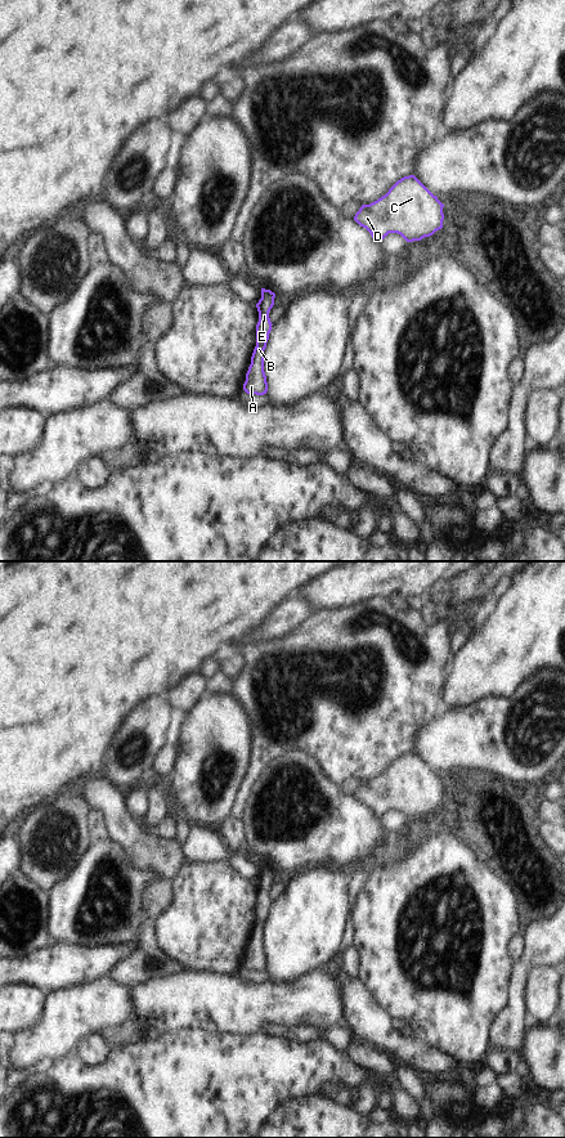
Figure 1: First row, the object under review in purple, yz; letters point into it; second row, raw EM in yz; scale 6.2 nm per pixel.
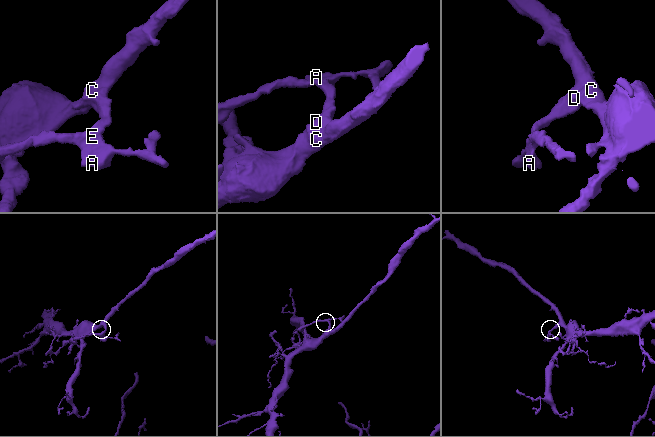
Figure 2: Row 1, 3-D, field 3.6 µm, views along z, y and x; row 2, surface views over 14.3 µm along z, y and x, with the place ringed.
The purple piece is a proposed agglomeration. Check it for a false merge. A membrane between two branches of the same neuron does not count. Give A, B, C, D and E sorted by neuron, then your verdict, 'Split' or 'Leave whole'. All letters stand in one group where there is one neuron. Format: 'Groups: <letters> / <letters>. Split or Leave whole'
Groups: A B C D E. Leave whole.

